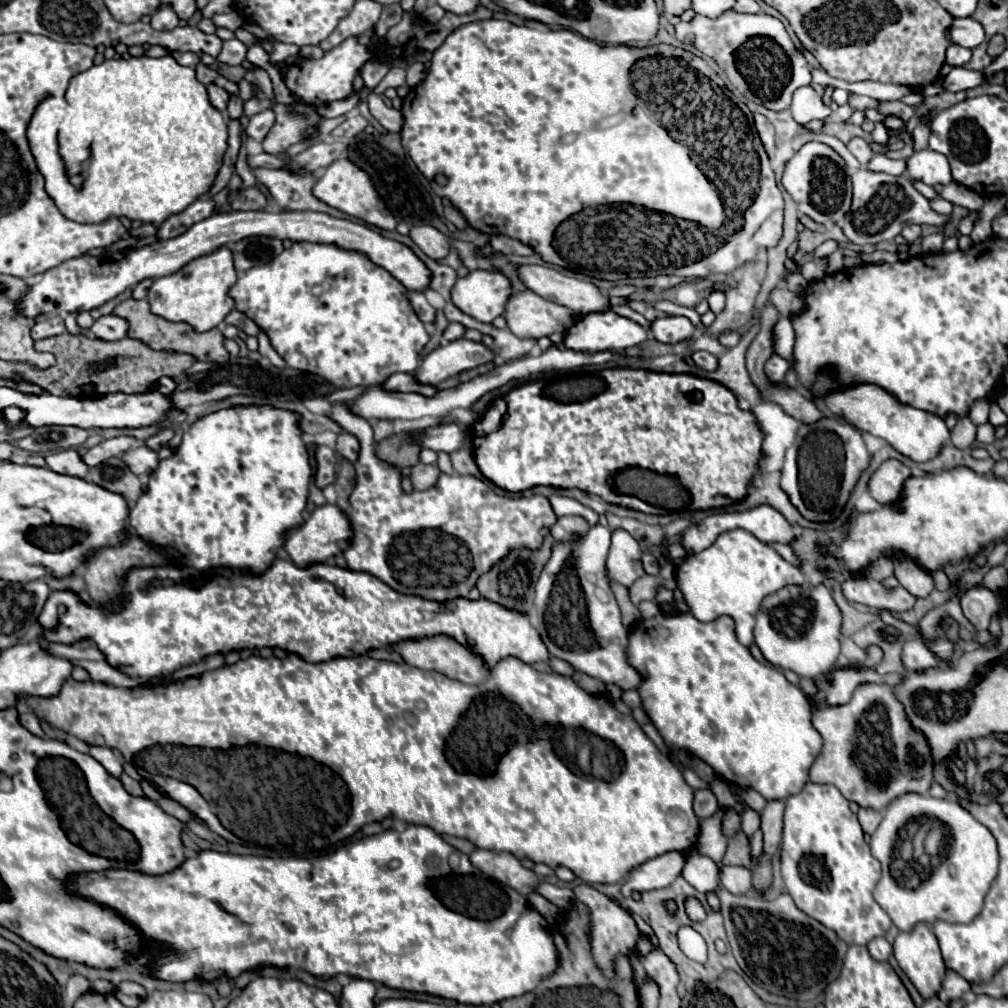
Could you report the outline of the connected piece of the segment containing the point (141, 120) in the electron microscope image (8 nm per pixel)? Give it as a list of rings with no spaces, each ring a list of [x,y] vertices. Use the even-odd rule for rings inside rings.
[[[170,54],[164,58],[118,56],[76,74],[70,80],[63,99],[46,96],[28,122],[26,138],[36,166],[44,176],[46,194],[54,200],[56,208],[66,218],[82,224],[100,224],[108,218],[124,216],[128,220],[140,220],[160,226],[168,216],[180,214],[188,204],[196,202],[210,190],[226,152],[228,126],[222,114],[212,108],[204,84],[196,80],[194,68],[180,66]],[[63,103],[71,111],[80,114],[84,128],[86,117],[94,121],[90,158],[86,162],[84,182],[80,188],[70,184],[64,160],[58,154],[58,131],[61,126],[65,127],[65,116],[61,116]]]

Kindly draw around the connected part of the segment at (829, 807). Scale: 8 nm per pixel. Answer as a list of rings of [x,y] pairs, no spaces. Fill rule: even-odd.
[[[806,782],[800,794],[786,800],[780,850],[782,880],[788,888],[788,894],[802,912],[834,930],[848,944],[868,944],[872,938],[884,936],[888,932],[892,920],[872,898],[872,892],[880,880],[880,862],[870,854],[860,822],[836,786]]]

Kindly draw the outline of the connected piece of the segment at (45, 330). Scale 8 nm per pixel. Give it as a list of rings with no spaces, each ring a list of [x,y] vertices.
[[[46,316],[46,318],[38,320],[36,326],[32,328],[32,338],[42,340],[42,338],[58,336],[64,332],[66,332],[66,326],[64,326],[64,320],[60,316]]]

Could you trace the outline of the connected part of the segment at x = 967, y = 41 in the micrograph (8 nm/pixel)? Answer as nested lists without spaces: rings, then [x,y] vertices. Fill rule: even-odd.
[[[956,18],[950,28],[950,38],[958,46],[976,48],[984,42],[984,28],[974,18]]]

